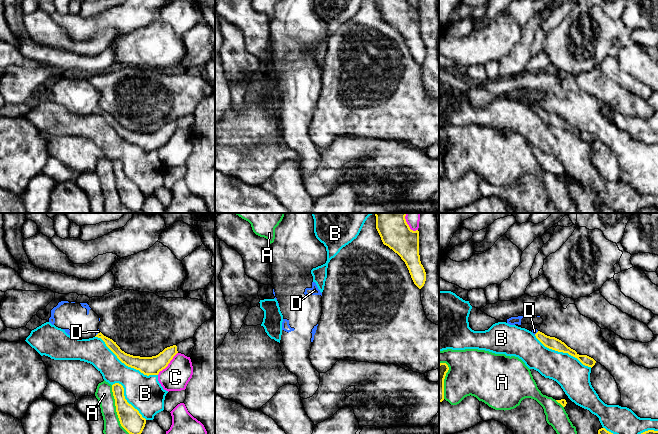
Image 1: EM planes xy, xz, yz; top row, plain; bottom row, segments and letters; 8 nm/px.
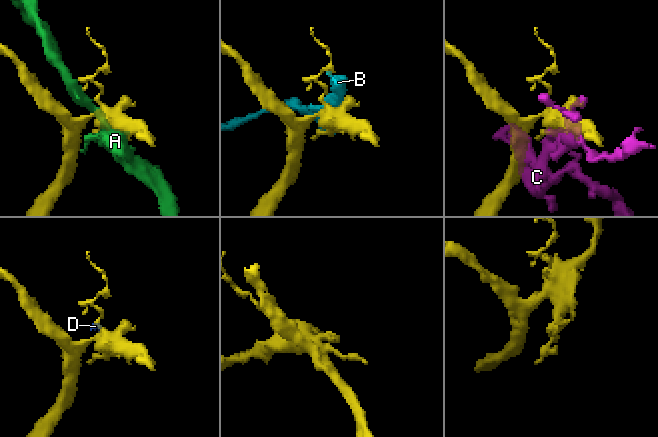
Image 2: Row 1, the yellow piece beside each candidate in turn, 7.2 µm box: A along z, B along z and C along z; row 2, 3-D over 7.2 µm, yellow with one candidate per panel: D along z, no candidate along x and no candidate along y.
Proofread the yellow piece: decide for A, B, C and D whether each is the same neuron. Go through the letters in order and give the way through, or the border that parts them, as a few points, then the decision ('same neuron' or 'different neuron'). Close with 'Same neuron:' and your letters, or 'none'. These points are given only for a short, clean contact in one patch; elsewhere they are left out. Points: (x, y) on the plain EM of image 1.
A: different neuron
B: different neuron
C: different neuron
D: different neuron
Same neuron: none

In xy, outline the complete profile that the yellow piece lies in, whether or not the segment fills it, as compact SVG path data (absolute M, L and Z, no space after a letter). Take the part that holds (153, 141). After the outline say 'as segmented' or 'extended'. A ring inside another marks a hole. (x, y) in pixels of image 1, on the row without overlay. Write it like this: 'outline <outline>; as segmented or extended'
outline M99 108L95 113L101 114L106 122L117 132L126 142L139 146L144 151L158 151L165 145L173 133L178 129L177 122L173 121L165 124L156 132L140 133L125 129L112 115Z; as segmented

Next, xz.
outline M376 0L384 21L388 22L405 38L414 60L421 65L426 57L426 48L419 31L419 7L413 7L408 0Z; as segmented

